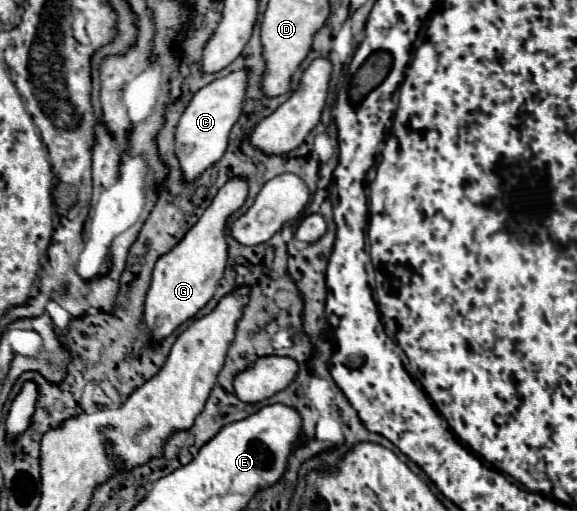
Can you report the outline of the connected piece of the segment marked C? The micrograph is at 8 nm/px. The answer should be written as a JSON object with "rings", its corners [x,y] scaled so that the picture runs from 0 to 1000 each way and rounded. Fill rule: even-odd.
{"rings":[[[428,135],[397,143],[393,151],[373,155],[352,174],[345,174],[317,217],[310,245],[303,252],[303,299],[317,331],[321,354],[338,354],[362,323],[376,319],[393,292],[397,256],[421,217],[421,190],[428,182]]]}

